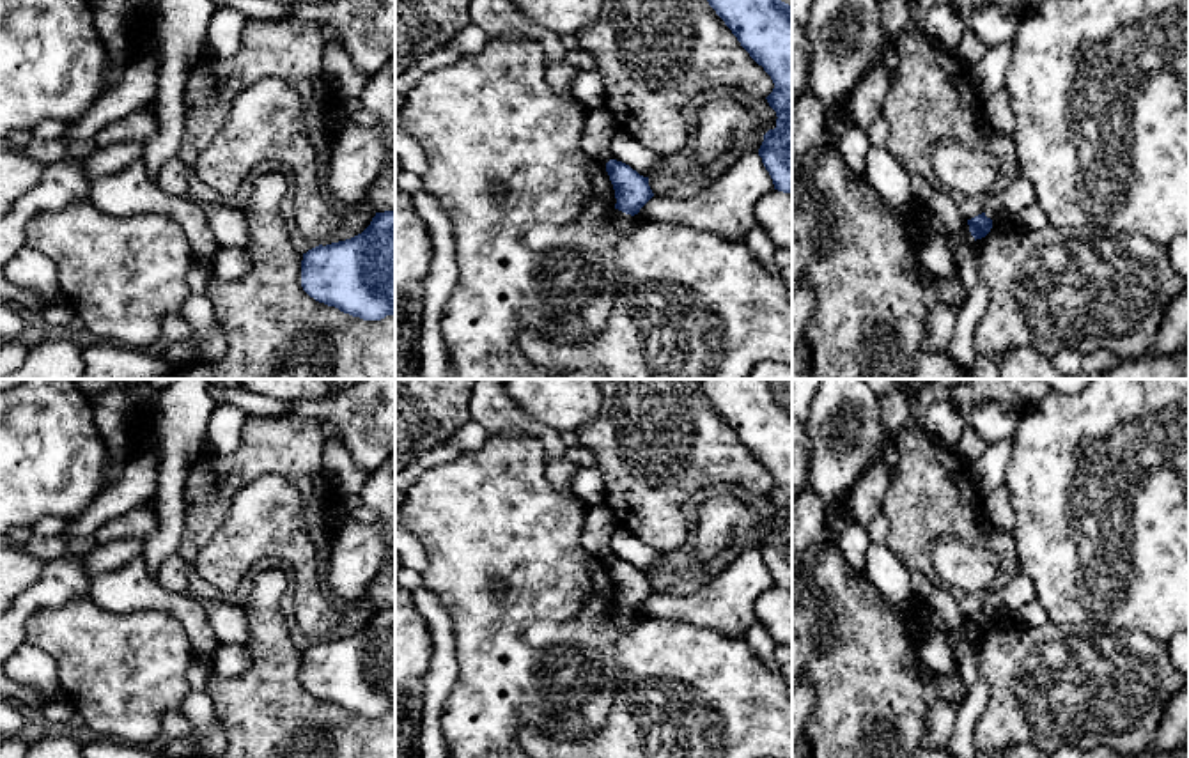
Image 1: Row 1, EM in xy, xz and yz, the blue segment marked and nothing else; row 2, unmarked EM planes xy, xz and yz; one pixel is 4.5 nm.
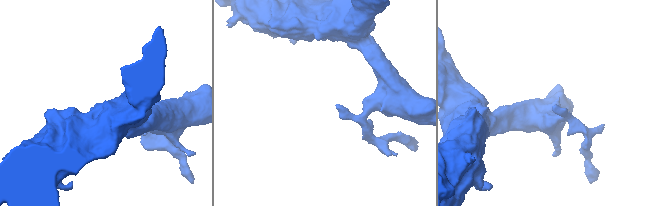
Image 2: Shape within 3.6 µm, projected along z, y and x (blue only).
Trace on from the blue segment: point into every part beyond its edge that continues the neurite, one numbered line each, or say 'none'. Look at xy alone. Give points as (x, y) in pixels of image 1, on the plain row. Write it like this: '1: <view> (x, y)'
none

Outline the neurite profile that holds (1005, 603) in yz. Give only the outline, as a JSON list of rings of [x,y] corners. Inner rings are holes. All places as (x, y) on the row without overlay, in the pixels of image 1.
[[[1026,574],[1014,576],[1003,588],[989,592],[985,613],[998,618],[1015,618],[1017,611],[1037,599],[1035,584]]]

